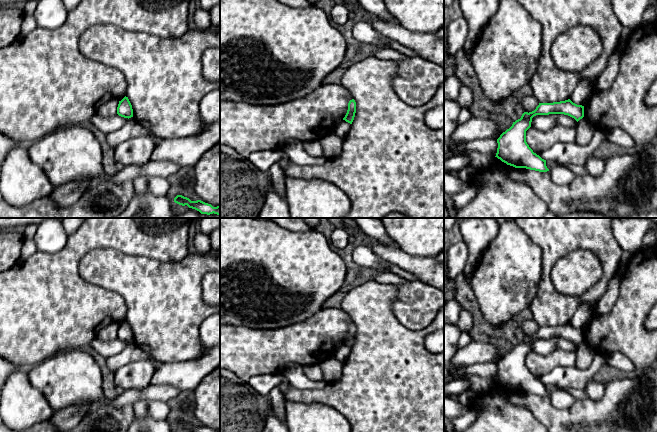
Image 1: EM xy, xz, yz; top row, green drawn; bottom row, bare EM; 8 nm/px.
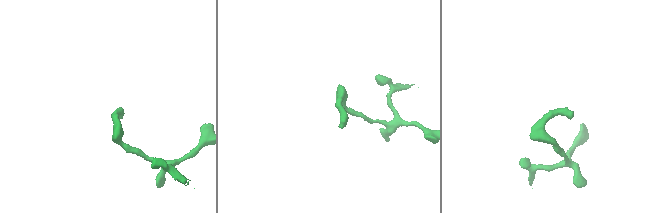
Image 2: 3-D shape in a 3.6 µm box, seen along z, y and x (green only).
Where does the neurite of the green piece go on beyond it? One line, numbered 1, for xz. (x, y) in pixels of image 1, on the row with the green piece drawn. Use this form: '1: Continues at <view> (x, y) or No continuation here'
1: No continuation here

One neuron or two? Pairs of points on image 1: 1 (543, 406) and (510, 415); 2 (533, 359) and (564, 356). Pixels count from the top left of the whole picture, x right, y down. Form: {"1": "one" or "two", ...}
{"1": "two", "2": "one"}

